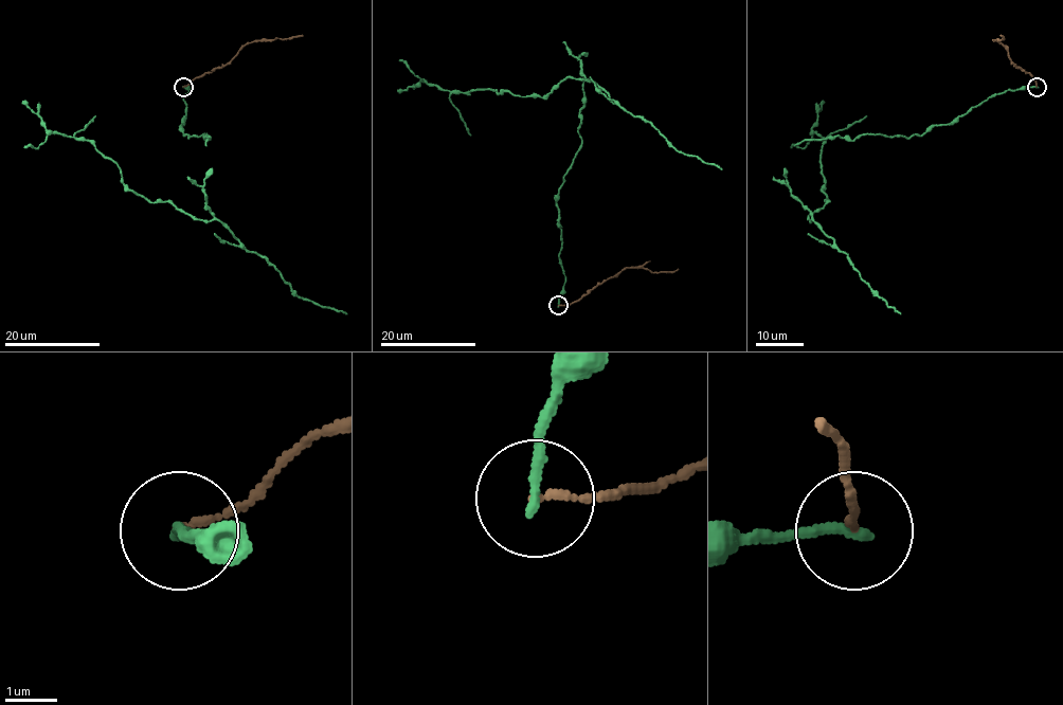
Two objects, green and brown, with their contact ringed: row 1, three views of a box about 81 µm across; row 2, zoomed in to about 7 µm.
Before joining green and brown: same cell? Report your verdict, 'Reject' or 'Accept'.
Reject

